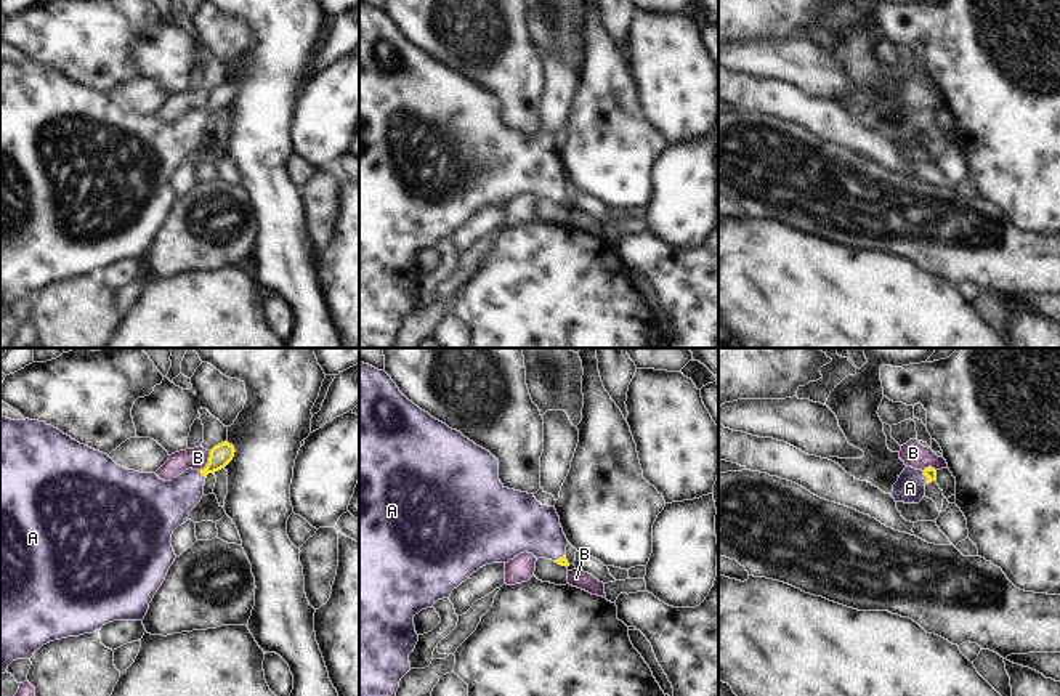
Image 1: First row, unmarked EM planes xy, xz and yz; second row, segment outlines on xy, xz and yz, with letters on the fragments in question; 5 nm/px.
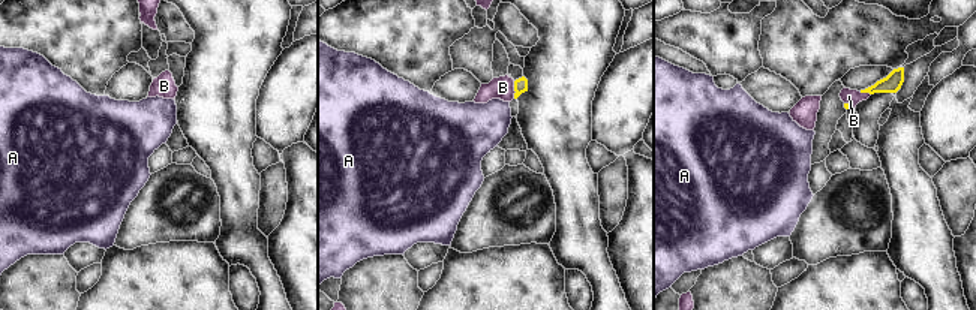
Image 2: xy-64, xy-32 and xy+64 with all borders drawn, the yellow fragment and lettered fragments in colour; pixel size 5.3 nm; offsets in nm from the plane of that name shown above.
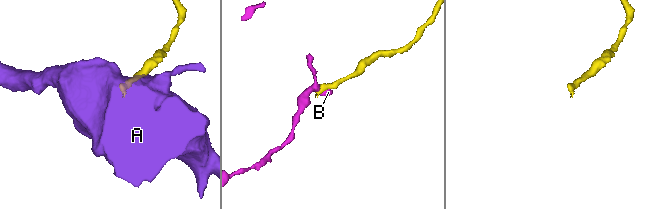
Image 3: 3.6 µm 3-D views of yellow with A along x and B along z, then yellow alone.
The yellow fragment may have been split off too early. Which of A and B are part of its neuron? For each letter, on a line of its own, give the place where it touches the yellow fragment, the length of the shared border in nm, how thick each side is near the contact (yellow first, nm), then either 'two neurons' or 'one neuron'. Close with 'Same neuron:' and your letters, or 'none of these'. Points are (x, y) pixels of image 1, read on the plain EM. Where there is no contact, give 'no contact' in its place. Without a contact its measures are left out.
A: contact xy (202, 114); length 50 nm; calibres 110 and 260 nm; one neuron
B: contact xy (209, 103); length 120 nm; calibres 110 and 110 nm; two neurons
Same neuron: A

